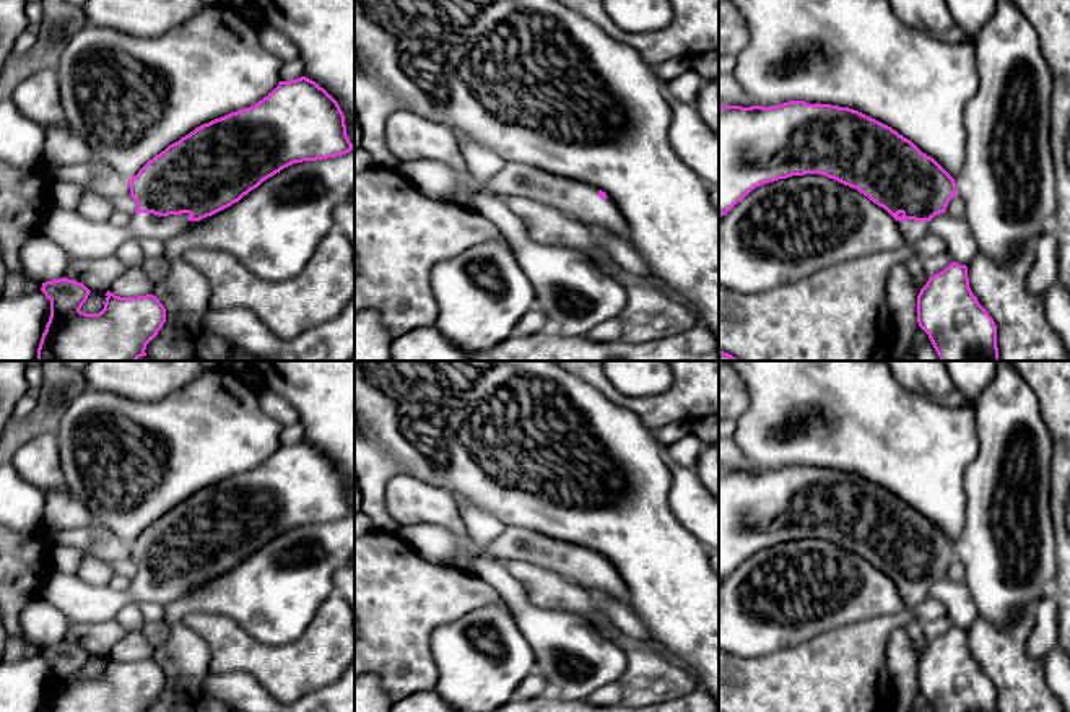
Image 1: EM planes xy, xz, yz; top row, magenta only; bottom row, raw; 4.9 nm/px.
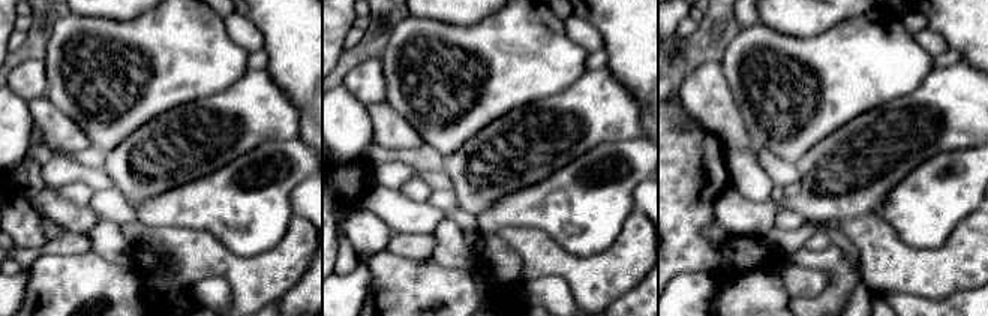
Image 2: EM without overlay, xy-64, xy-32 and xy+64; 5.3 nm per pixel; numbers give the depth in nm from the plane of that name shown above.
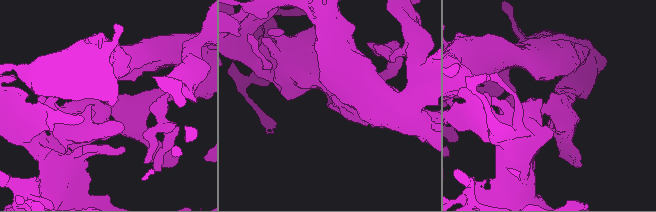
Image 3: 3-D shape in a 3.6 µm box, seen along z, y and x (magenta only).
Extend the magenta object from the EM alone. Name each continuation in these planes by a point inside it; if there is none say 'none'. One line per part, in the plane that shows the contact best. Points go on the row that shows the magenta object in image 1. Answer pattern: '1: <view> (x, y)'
1: xy (82, 239)

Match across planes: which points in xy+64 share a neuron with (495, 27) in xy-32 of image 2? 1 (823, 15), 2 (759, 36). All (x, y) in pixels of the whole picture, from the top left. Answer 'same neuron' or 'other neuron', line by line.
1: other neuron
2: same neuron

